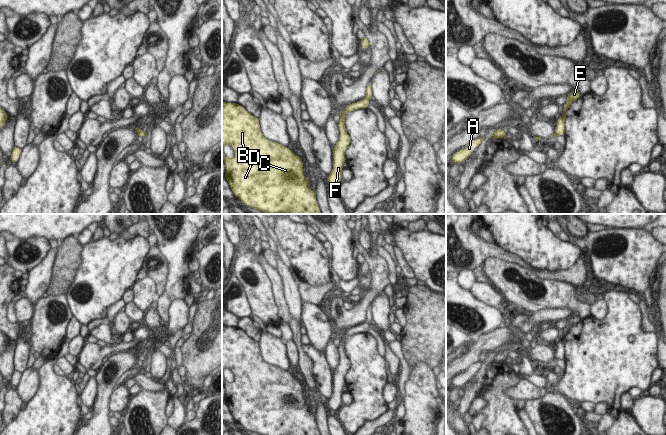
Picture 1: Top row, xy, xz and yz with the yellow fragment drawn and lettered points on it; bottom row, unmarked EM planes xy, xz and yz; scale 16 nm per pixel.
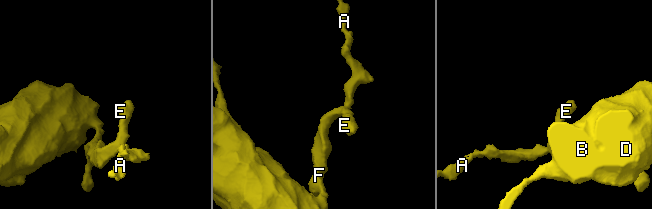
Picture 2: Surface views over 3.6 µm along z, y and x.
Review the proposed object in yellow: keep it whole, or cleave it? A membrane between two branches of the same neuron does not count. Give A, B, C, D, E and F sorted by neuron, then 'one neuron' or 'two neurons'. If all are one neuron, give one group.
A B C D E F | one neuron

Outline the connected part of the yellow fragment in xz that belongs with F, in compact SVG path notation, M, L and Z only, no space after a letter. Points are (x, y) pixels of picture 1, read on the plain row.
M367 309L366 311L366 320L356 325L350 329L346 329L345 333L341 335L340 344L338 346L339 351L339 364L335 368L333 373L333 393L331 397L327 400L328 406L331 410L336 411L341 403L342 403L342 394L343 394L343 387L346 386L345 376L350 368L350 360L348 359L346 352L345 352L345 338L352 336L357 333L367 333L369 329L369 324L373 320L371 309Z

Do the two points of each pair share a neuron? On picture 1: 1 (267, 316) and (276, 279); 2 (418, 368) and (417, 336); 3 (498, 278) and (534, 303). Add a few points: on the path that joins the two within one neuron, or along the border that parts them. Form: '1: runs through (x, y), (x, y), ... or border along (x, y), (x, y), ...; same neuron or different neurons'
1: border along (265, 272), (271, 283), (271, 291), (278, 317); different neurons
2: border along (410, 366), (417, 362), (424, 362), (432, 370); different neurons
3: runs through (507, 281), (512, 282), (525, 295); same neuron

